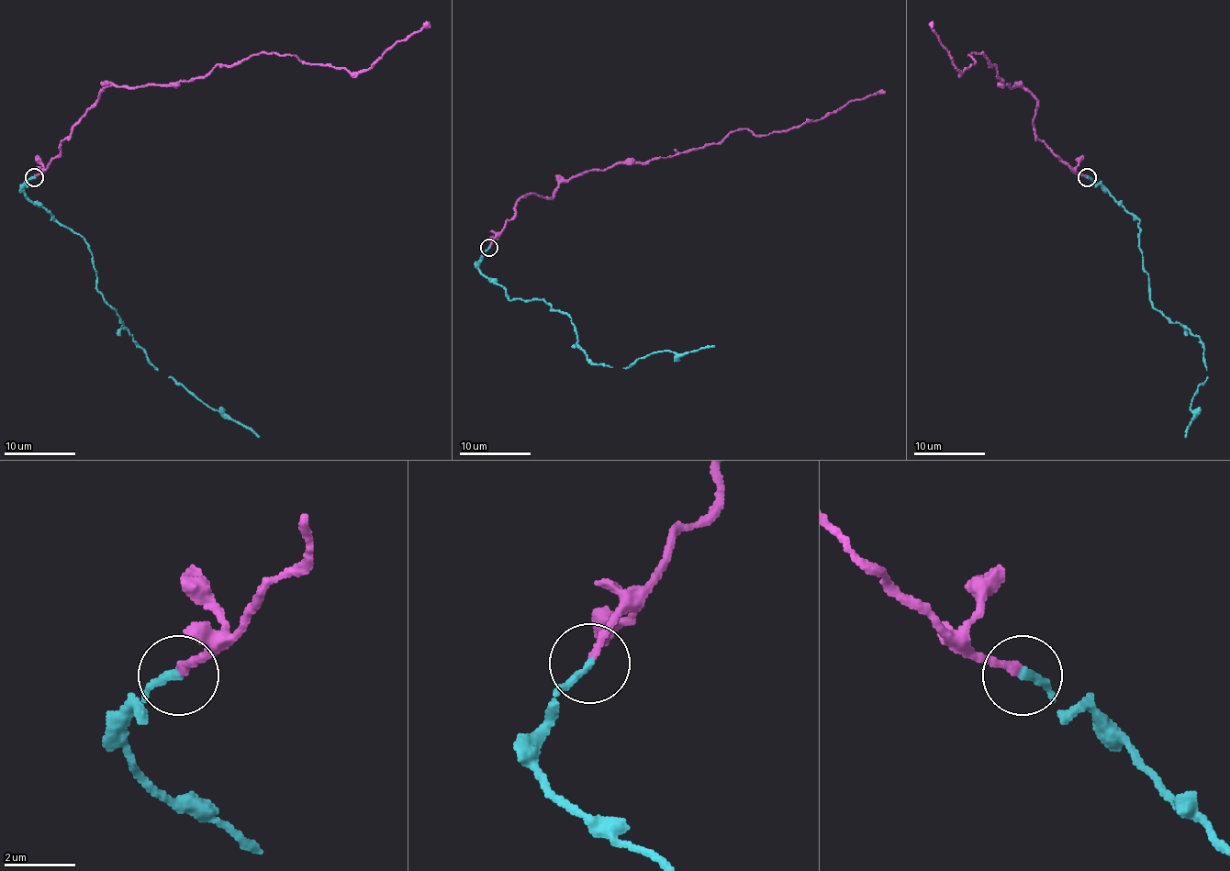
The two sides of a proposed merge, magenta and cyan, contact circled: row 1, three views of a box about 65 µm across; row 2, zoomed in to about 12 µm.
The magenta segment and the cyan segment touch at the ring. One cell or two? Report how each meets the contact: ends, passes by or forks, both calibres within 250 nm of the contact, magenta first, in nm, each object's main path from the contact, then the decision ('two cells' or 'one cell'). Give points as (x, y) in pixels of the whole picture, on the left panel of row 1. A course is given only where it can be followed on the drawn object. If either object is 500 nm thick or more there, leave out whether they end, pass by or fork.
magenta ends; cyan ends; calibres 220 and 200 nm; course magenta (34, 176), (59, 154), (107, 86), (176, 84), (264, 52), (363, 72), (430, 24); course cyan (34, 178), (23, 192), (83, 239), (93, 256), (96, 290), (146, 360), (259, 437); one cell

